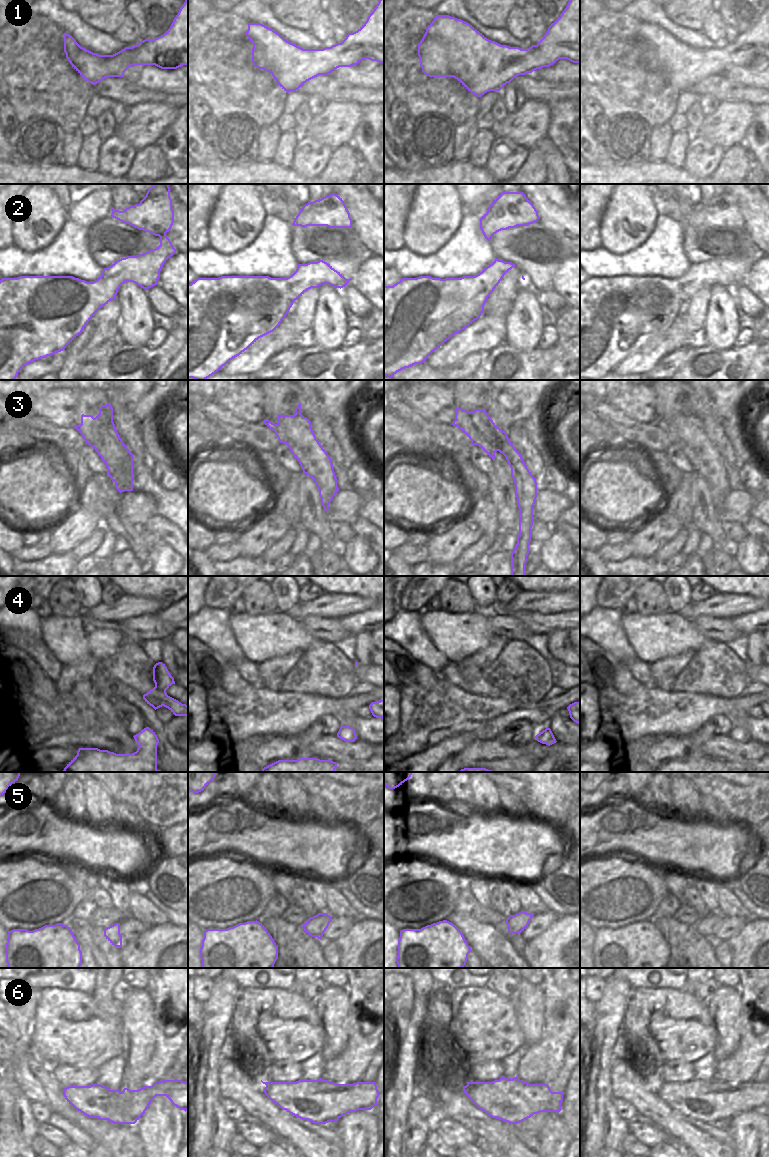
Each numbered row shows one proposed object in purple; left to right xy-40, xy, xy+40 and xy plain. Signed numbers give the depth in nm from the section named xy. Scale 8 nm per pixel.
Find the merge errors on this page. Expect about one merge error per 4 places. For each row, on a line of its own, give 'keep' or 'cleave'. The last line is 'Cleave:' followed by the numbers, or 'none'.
1: keep
2: keep
3: cleave
4: keep
5: keep
6: cleave
Cleave: 3, 6

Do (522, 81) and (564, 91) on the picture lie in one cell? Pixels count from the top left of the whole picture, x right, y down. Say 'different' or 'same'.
same

